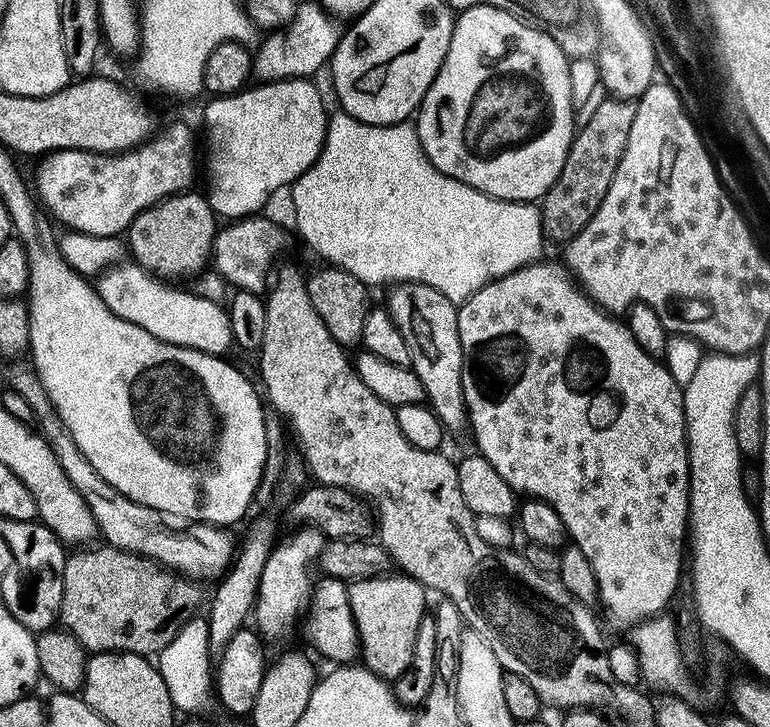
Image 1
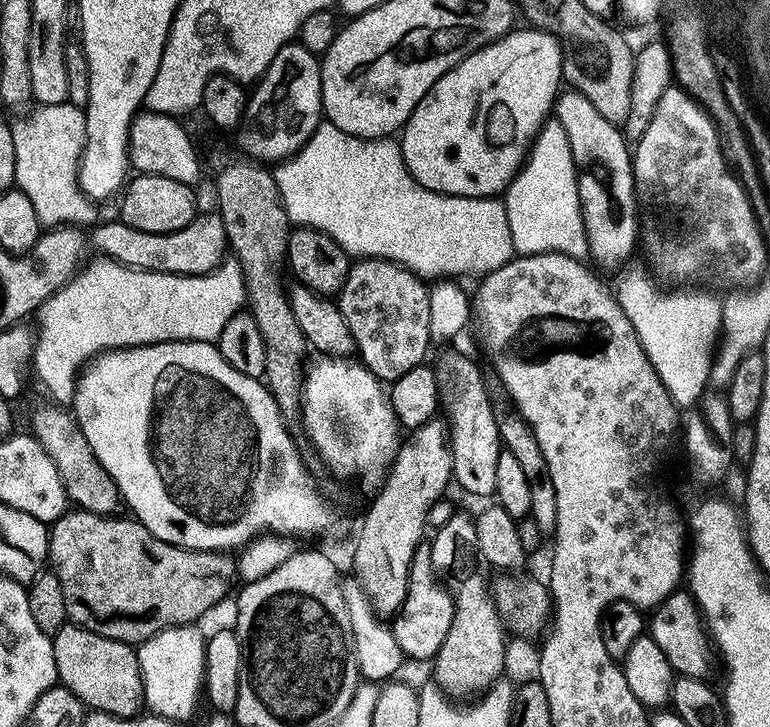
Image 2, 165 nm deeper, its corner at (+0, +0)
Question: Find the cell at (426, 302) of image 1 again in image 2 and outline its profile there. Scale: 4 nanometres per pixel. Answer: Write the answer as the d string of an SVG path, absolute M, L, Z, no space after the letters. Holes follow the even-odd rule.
M444 352L440 361L434 364L436 384L440 387L440 398L443 411L448 411L446 417L447 440L452 451L453 470L452 480L460 483L472 496L495 497L498 486L498 458L502 451L500 431L498 430L498 412L492 409L492 400L488 397L488 388L484 385L484 376L480 368L468 356L460 352Z

